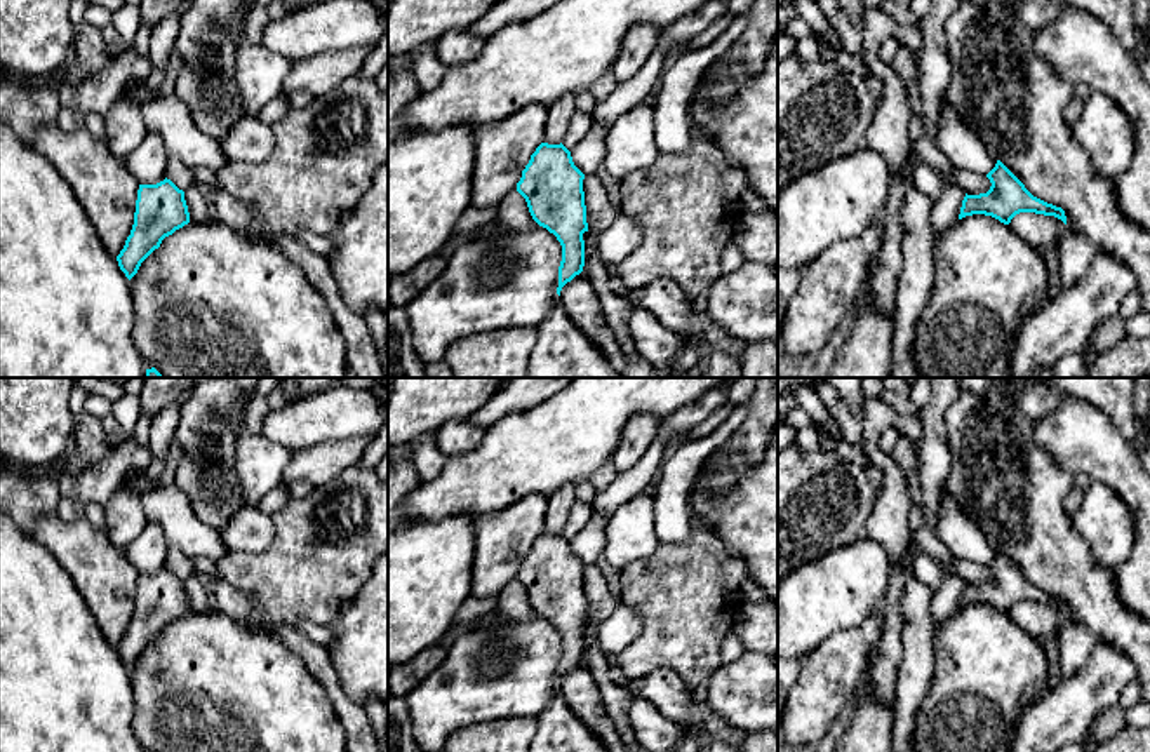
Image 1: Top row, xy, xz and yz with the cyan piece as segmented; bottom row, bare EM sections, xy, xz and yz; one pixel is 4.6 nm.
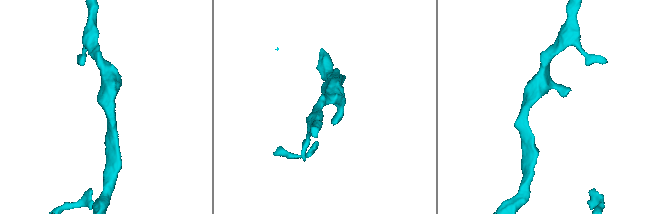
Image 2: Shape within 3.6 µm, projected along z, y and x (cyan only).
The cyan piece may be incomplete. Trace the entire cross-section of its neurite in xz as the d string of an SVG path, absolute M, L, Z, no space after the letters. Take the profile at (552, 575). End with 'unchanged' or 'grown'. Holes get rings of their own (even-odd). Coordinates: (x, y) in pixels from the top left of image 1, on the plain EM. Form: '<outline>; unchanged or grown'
M541 533L517 573L517 581L525 588L532 609L562 635L558 686L585 656L583 623L588 621L588 613L583 569L585 564L562 533Z; unchanged

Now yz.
M1000 552L986 564L992 576L986 583L967 585L962 590L959 609L973 604L985 604L1009 614L1020 602L1054 606L1066 614L1061 597L1033 587L1025 574Z; unchanged

